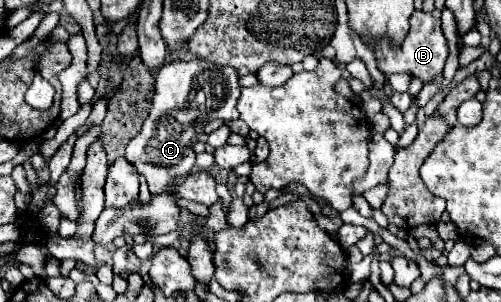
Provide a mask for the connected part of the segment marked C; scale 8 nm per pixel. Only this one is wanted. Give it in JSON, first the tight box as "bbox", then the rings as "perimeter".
{"bbox":[126,58,238,194],"perimeter":[[[194,58],[164,64],[156,72],[152,110],[144,120],[142,132],[126,146],[126,158],[140,174],[146,176],[152,194],[162,192],[168,180],[188,176],[194,170],[196,154],[192,146],[204,136],[204,122],[208,122],[208,118],[216,118],[216,112],[232,112],[232,120],[236,120],[238,98],[238,74],[230,66],[216,66]]]}

